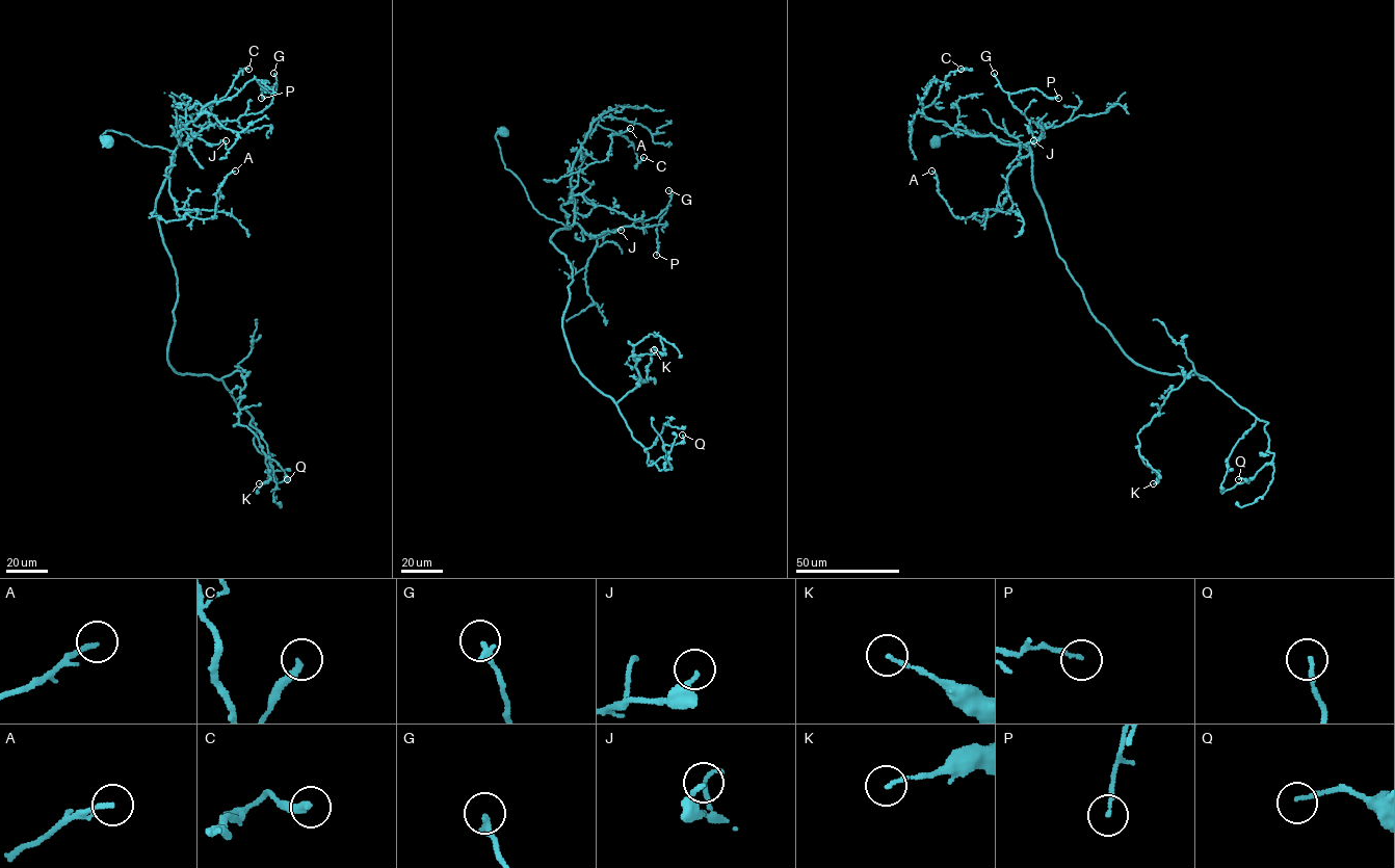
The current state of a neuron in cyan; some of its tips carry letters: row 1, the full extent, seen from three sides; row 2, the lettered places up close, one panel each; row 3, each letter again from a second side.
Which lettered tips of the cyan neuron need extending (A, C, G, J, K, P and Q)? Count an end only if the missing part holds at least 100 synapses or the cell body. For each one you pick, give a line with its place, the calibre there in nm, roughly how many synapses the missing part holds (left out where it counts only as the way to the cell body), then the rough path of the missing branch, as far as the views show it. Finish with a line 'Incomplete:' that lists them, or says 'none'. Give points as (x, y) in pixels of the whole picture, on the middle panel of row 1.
Incomplete: none

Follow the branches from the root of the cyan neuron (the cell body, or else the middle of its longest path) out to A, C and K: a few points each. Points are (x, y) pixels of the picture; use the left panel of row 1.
A: (107, 140), (101, 137), (112, 130), (173, 152), (165, 174), (181, 216), (212, 218), (219, 186), (235, 171)
C: (107, 140), (101, 137), (112, 130), (173, 151), (176, 135), (248, 69)
K: (107, 140), (173, 152), (155, 202), (177, 277), (167, 359), (241, 373), (259, 483)

